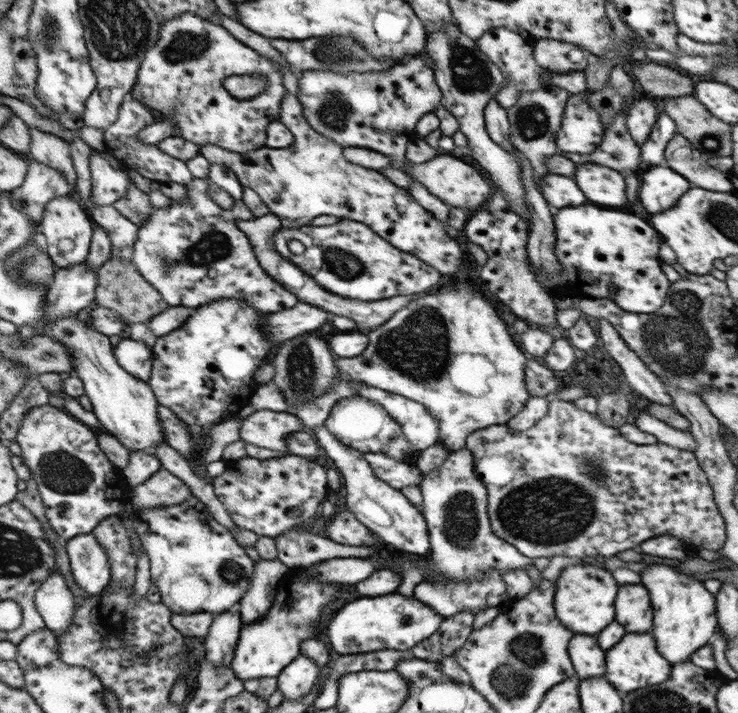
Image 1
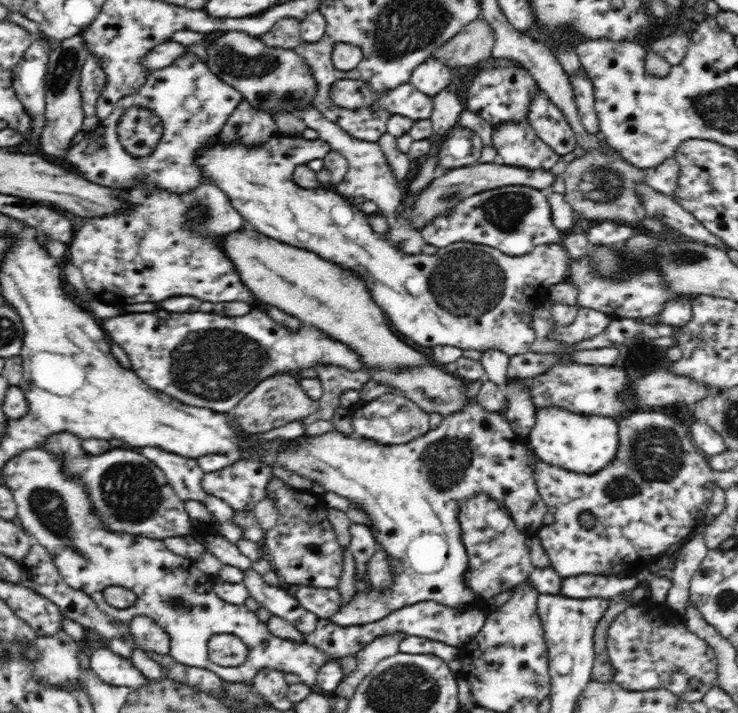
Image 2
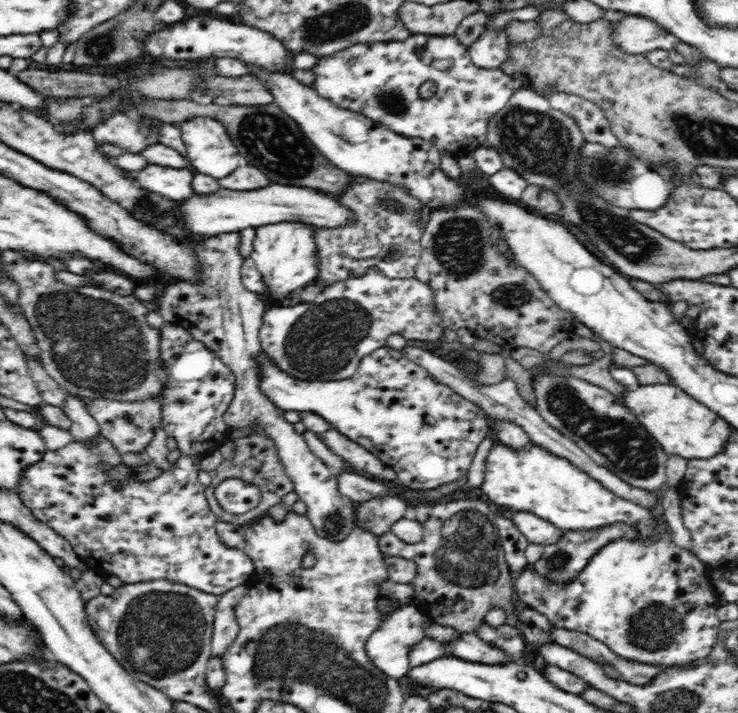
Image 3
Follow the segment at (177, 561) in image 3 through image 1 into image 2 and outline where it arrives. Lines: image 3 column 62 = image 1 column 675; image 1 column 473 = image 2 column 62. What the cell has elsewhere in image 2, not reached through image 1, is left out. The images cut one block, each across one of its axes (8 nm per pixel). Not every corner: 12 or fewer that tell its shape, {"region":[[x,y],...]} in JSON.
{"region":[[60,431],[40,449],[108,532],[190,538],[184,497],[139,450],[88,454]]}

